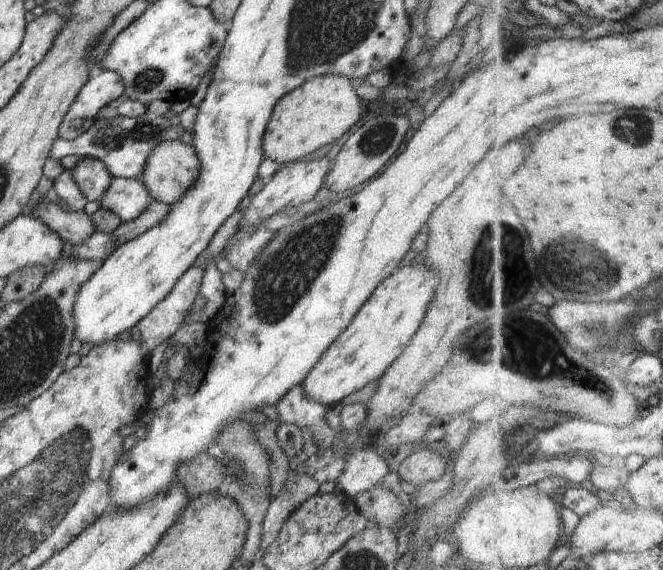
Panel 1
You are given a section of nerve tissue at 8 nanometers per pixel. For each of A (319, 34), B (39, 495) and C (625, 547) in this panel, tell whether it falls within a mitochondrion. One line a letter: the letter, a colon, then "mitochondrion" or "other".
A: mitochondrion
B: mitochondrion
C: other

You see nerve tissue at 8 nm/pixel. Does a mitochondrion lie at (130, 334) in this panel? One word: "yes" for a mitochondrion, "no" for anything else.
no

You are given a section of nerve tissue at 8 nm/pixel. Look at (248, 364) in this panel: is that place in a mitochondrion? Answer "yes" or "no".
no

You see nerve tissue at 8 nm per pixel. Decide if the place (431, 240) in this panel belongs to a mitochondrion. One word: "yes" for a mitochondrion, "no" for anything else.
no

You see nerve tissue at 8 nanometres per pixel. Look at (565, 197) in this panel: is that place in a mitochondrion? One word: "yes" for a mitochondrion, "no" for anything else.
no

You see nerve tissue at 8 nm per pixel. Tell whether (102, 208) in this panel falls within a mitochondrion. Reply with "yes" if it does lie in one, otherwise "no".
no

